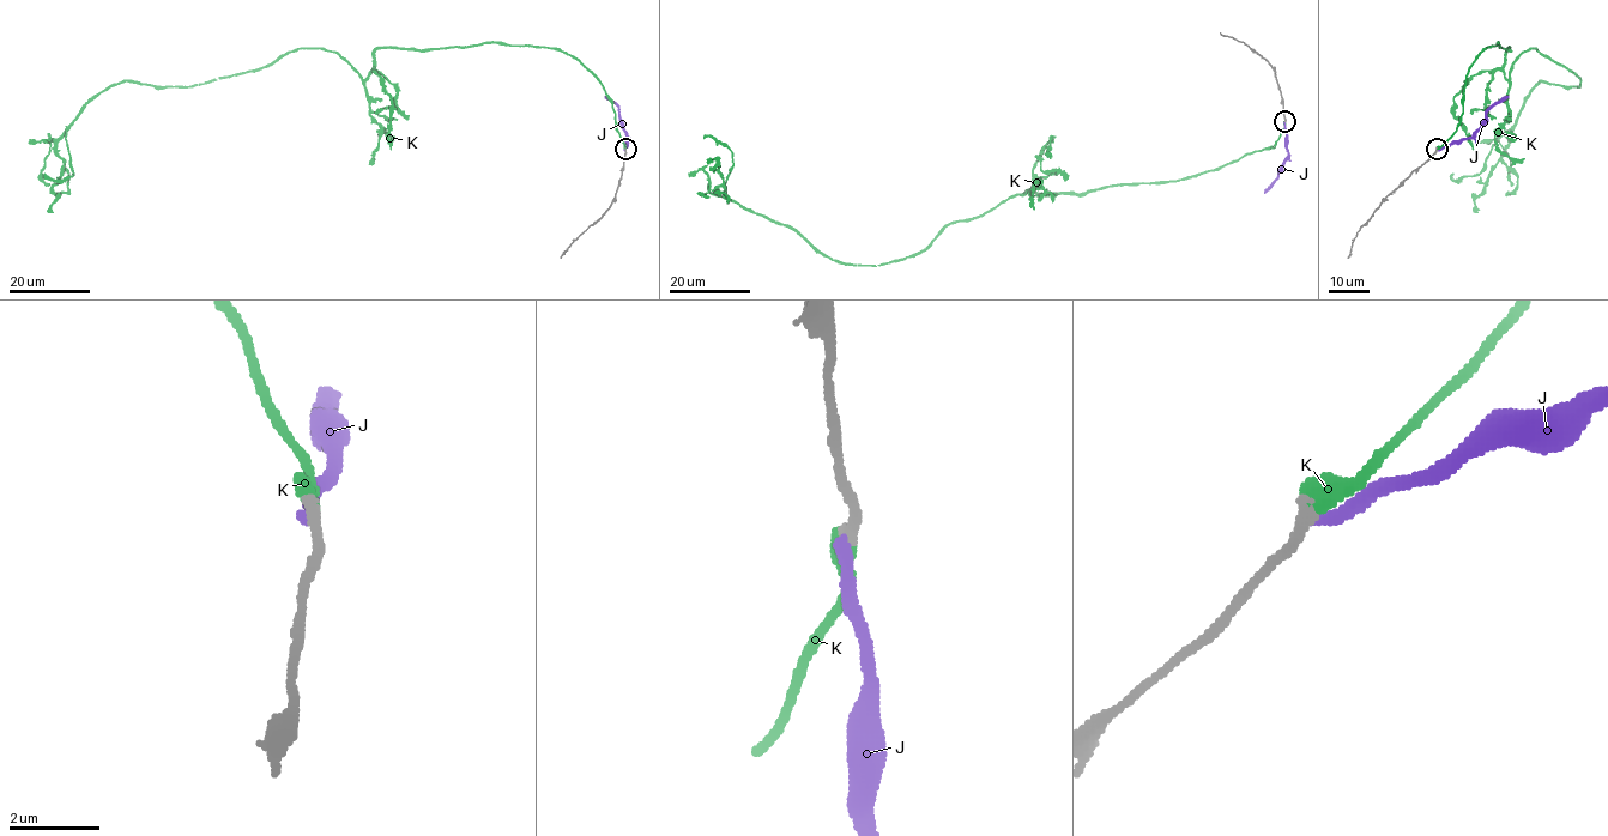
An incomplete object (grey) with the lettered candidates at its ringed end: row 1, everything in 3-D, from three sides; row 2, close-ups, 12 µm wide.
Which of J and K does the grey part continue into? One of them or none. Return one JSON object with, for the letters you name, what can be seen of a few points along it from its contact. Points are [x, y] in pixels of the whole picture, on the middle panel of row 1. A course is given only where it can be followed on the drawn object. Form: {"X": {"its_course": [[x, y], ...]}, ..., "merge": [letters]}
{"K": {"its_course": [[1285, 121], [1273, 147], [1211, 170], [1027, 189], [878, 265], [838, 262], [720, 197], [707, 161]]}, "merge": ["K"]}

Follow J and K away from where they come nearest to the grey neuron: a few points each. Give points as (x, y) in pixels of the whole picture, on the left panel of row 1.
J: (624, 150), (628, 133), (618, 108), (604, 96)
K: (626, 149), (603, 85), (551, 48), (379, 47), (364, 79), (297, 48), (98, 92), (56, 143), (48, 212)

